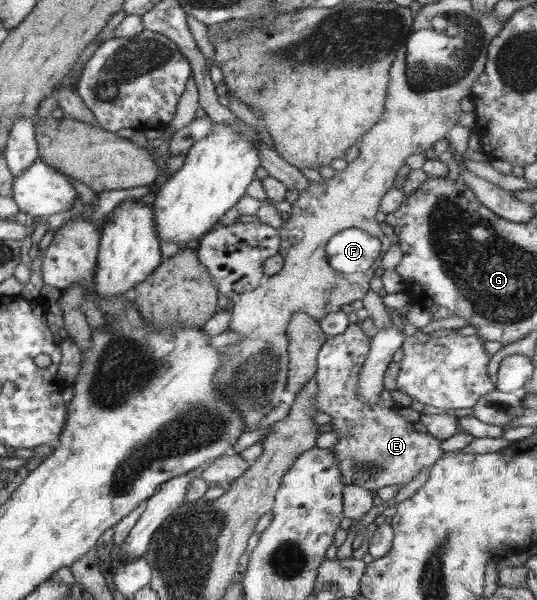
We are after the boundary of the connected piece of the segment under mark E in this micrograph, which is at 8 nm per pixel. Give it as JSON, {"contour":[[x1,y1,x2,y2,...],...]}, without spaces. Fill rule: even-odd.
{"contour":[[350,324,345,332,338,335,327,335,326,341,323,343,317,357,317,371,313,382,317,384,316,392,316,408,318,412,323,412,327,416,331,416,330,422,335,434,339,435,337,444,332,446,332,455,339,467,342,483,361,485,370,491,377,491,383,486,405,486,411,480,415,480,415,476,430,468,443,455,441,448,442,440,435,438,428,432,418,432,413,422,397,413,398,405,393,401,393,396,389,390,381,390,380,399,374,405,364,405,364,402,358,395,357,383,359,383,359,371,363,369,363,362,367,358,370,349,370,336,367,336,363,329,355,324]]}

